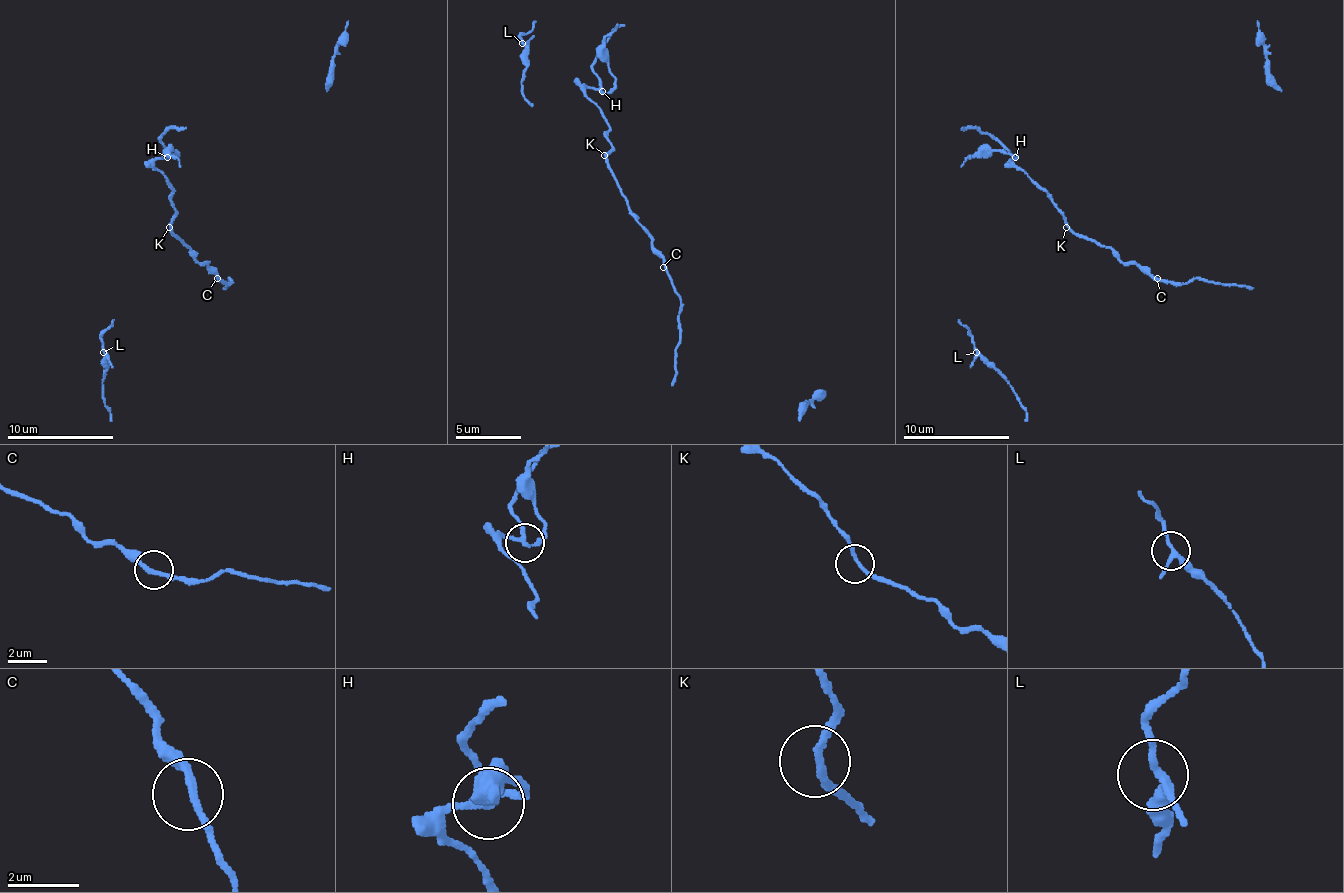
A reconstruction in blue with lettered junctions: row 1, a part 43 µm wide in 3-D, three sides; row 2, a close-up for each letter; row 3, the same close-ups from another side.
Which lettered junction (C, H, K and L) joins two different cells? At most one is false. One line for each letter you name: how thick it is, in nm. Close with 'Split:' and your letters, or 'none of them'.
H: 190 nm
Split: H

